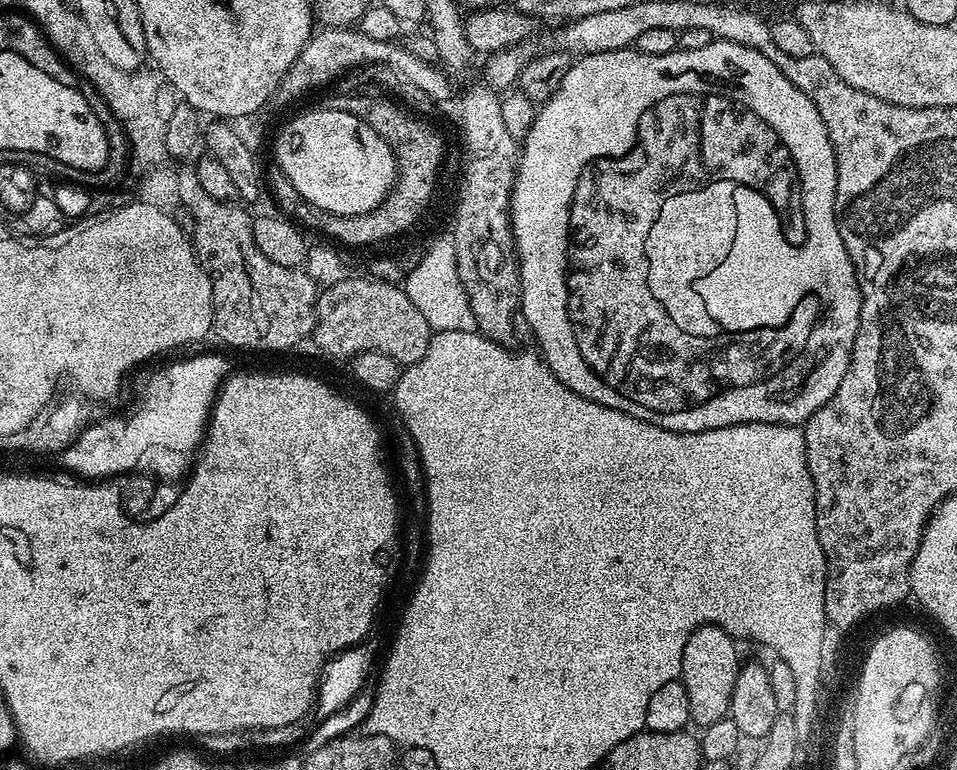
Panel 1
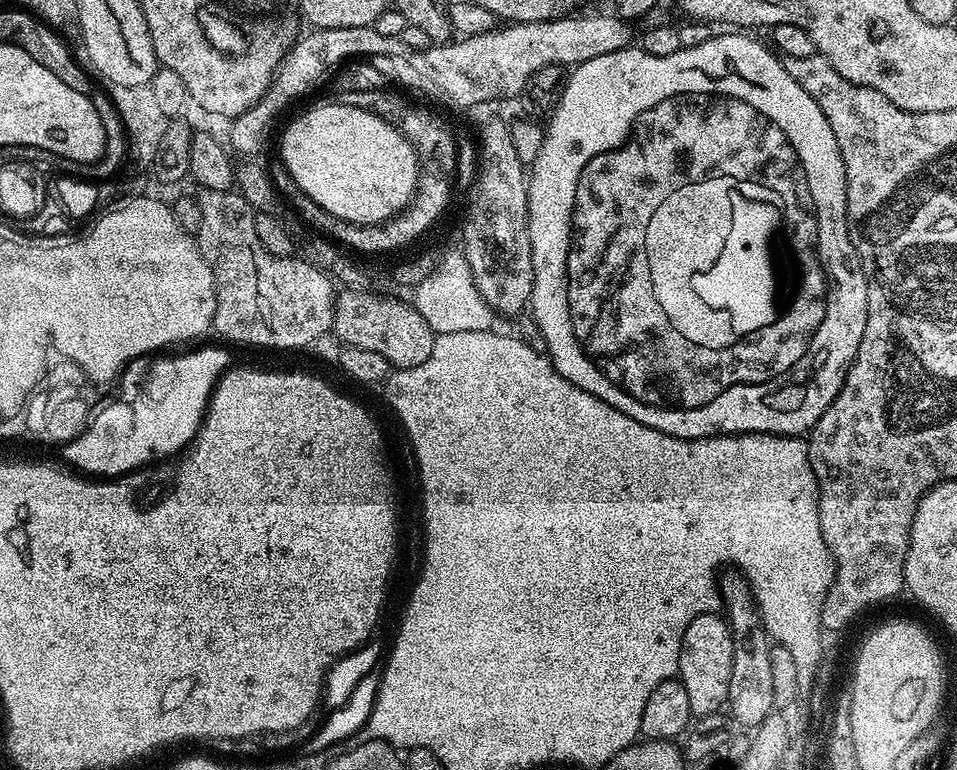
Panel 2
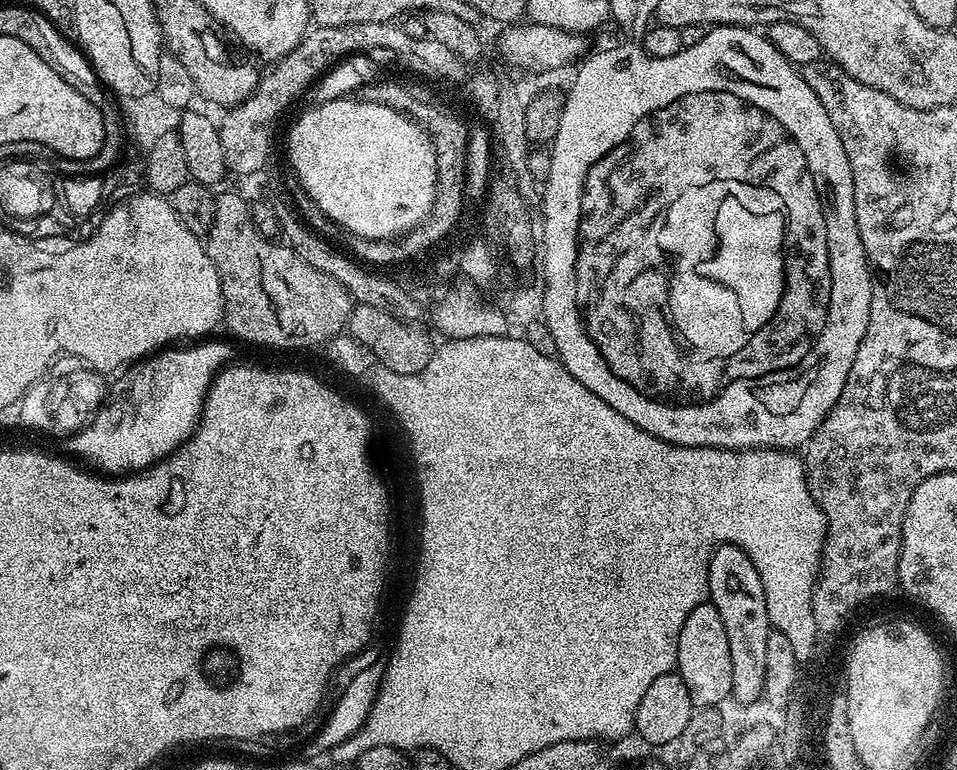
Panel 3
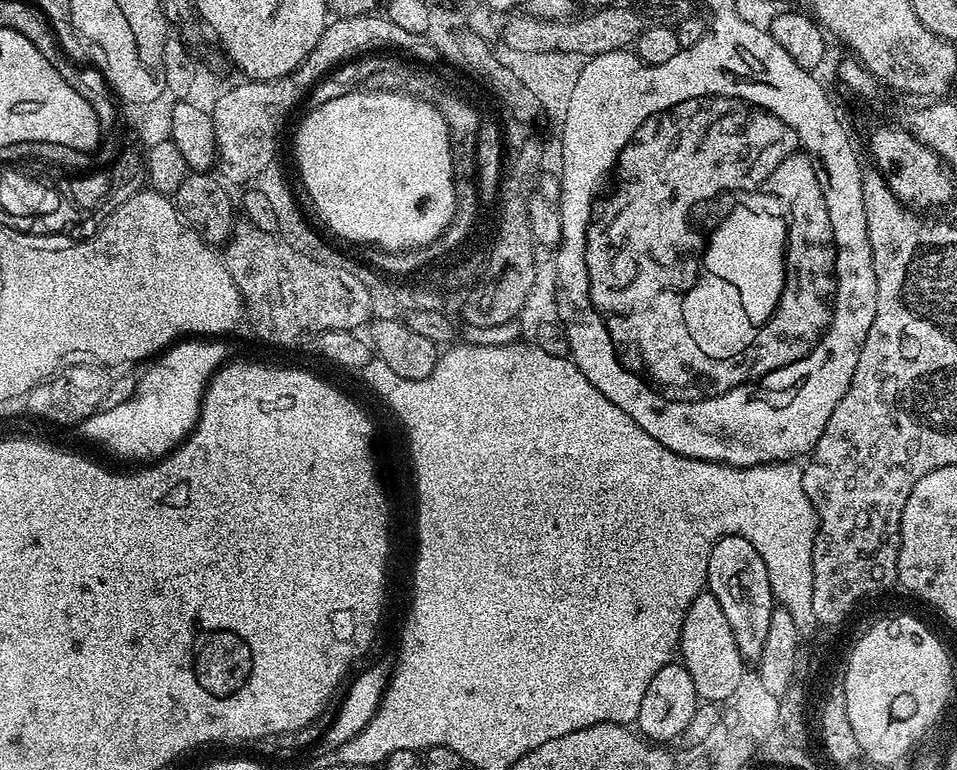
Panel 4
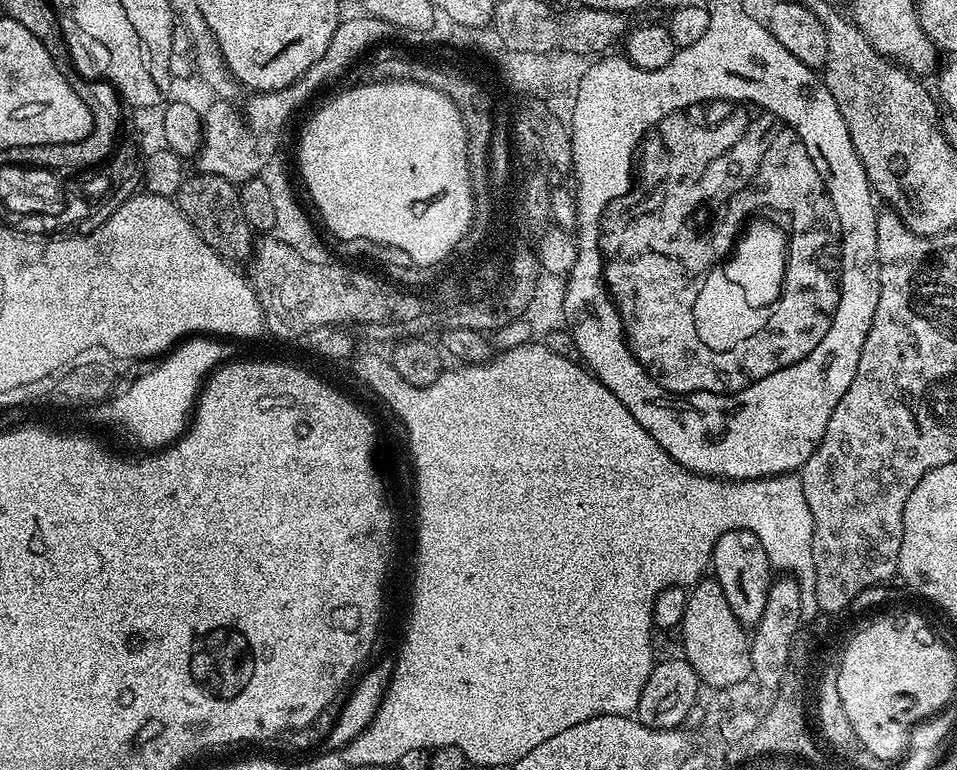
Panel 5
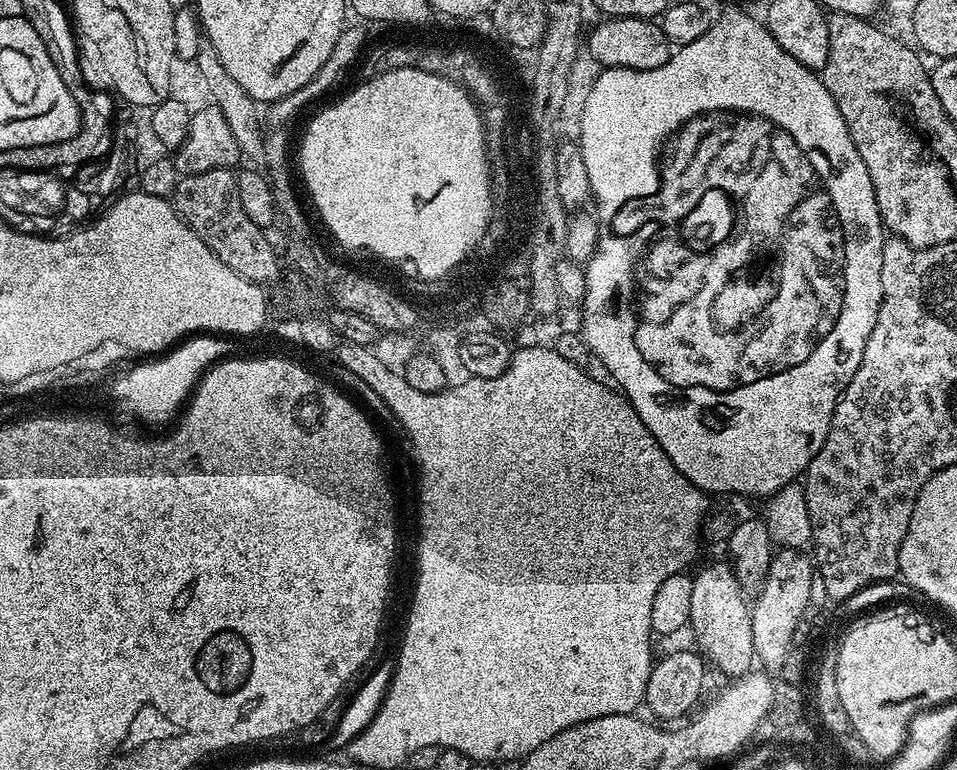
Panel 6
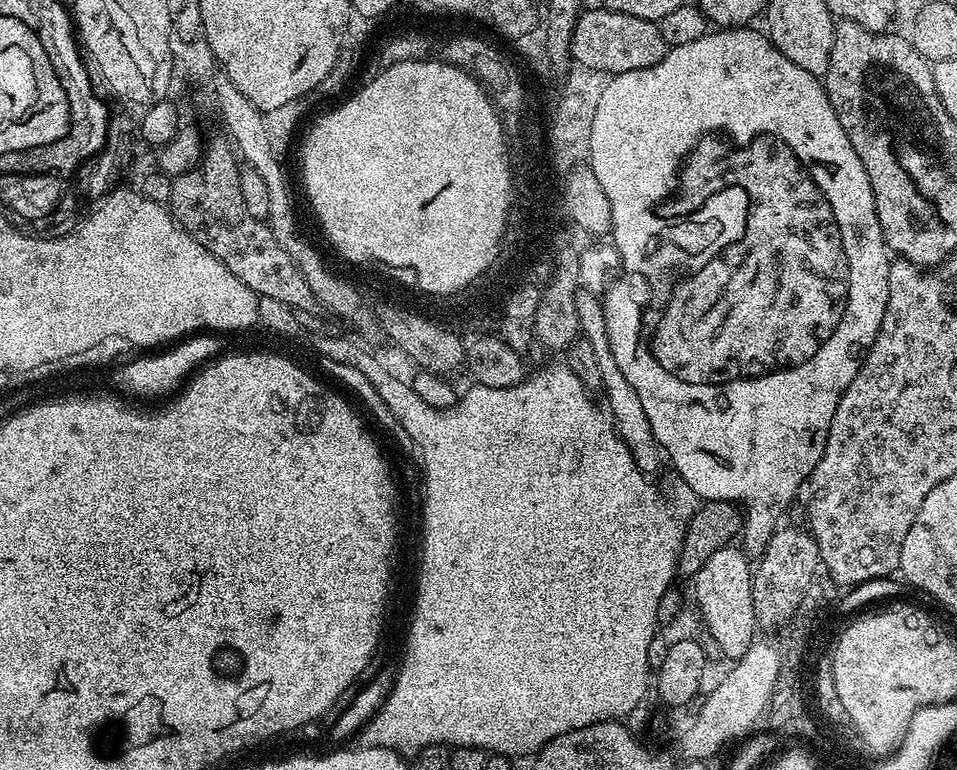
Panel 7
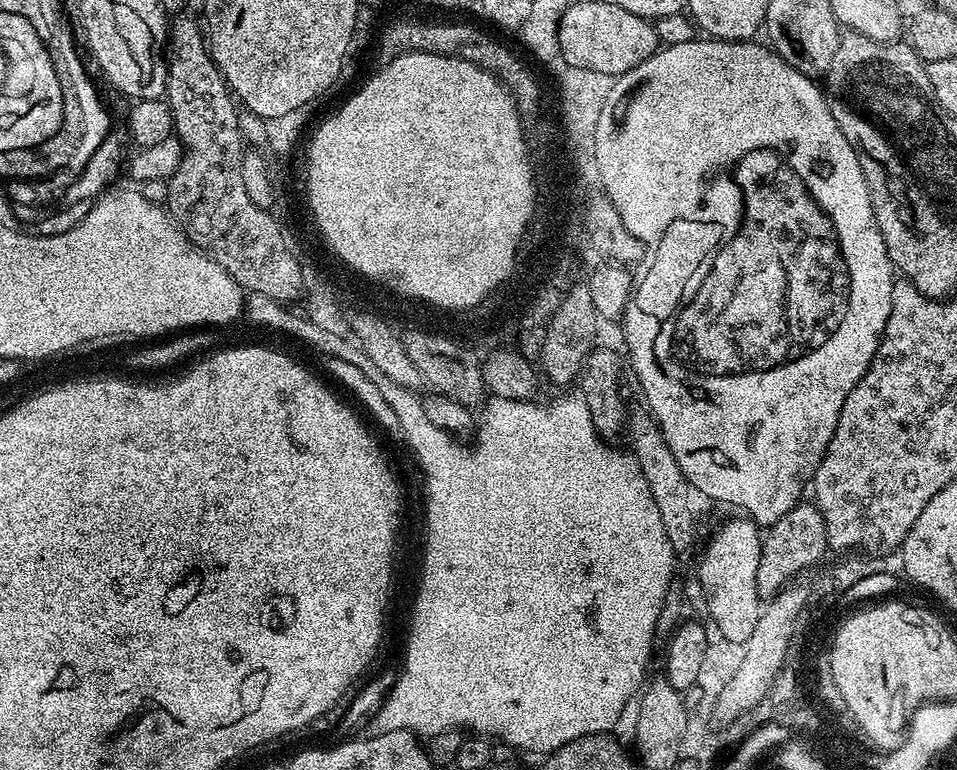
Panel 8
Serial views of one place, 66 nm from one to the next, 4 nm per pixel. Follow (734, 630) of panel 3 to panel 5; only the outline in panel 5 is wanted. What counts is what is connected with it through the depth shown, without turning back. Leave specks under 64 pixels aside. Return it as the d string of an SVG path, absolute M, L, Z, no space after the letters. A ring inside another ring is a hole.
M727 532L718 538L718 542L712 548L710 557L710 572L722 586L722 594L726 594L726 602L730 602L730 610L734 610L734 618L745 626L755 626L762 618L762 610L766 610L766 598L774 579L774 566L768 560L766 550L762 550L762 542L749 532Z

